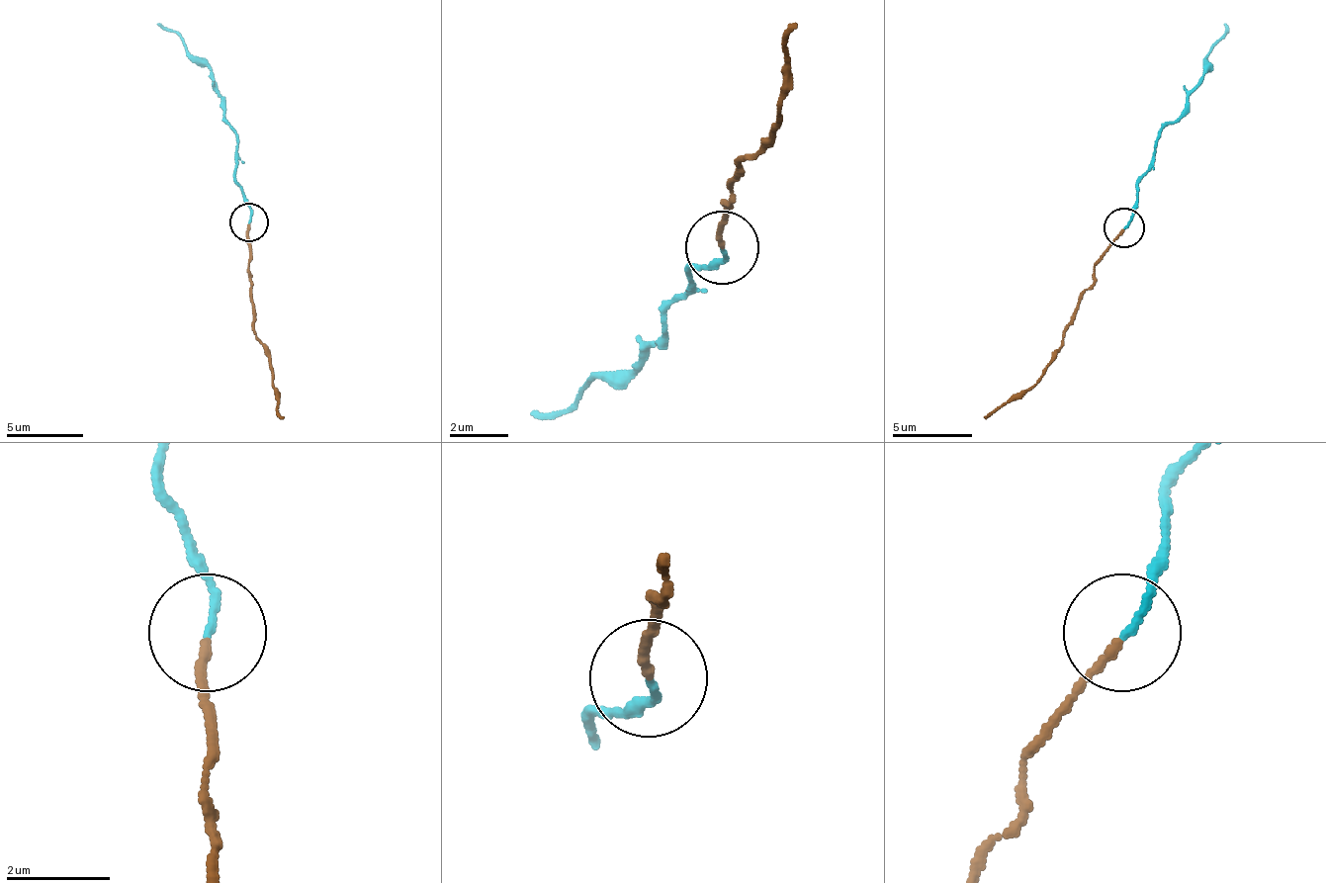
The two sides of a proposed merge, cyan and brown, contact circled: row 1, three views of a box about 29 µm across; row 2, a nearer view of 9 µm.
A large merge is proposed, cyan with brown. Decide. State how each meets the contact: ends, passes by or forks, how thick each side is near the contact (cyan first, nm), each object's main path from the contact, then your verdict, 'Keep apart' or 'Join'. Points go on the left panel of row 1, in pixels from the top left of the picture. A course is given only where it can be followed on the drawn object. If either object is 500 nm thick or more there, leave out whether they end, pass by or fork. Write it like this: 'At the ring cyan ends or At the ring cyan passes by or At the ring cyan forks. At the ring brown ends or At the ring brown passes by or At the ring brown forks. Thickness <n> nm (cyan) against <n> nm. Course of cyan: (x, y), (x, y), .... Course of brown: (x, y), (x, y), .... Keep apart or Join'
At the ring cyan ends. At the ring brown ends. Thickness 140 nm (cyan) against 170 nm. Course of cyan: (250, 222), (235, 135), (215, 77), (173, 32), (158, 25). Course of brown: (250, 222), (252, 332), (265, 357), (284, 418). Keep apart

